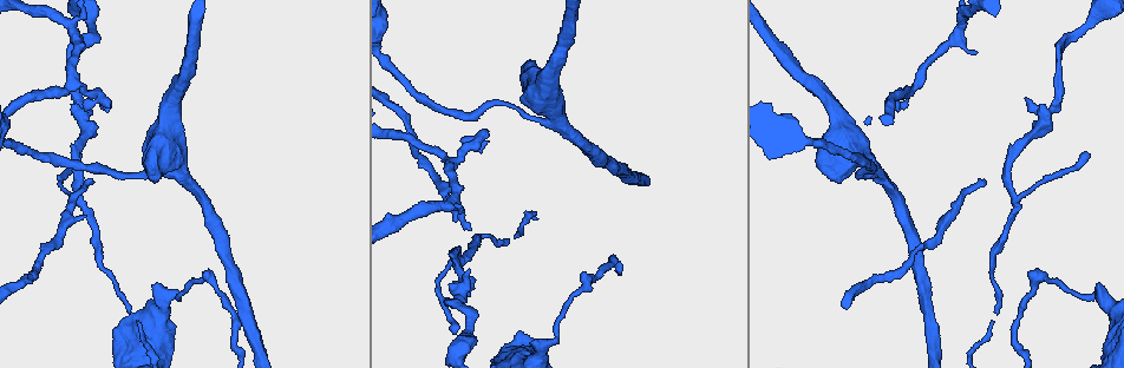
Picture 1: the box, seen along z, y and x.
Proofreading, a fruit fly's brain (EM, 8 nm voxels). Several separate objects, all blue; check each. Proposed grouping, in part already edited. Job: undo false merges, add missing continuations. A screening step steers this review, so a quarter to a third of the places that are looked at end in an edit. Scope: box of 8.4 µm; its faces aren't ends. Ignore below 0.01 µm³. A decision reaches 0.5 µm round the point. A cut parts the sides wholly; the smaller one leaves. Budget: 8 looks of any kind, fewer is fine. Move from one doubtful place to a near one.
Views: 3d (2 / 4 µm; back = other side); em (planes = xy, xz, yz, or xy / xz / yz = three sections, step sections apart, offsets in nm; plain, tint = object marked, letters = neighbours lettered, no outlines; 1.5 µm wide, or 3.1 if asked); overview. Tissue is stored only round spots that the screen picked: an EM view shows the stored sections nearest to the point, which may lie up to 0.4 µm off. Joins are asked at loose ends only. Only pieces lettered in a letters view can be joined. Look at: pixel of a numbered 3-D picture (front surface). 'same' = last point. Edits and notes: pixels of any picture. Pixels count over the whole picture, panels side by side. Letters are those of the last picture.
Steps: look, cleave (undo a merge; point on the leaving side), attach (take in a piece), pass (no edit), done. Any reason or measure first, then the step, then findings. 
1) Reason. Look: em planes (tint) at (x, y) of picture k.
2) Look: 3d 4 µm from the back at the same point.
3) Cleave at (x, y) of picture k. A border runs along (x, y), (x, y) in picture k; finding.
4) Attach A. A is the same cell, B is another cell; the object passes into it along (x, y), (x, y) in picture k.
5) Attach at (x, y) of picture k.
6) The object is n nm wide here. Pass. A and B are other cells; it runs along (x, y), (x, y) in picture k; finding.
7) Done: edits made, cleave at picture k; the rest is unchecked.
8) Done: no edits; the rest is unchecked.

Thin neck. Look: 3d 4 µm at (132, 178) of picture 1.

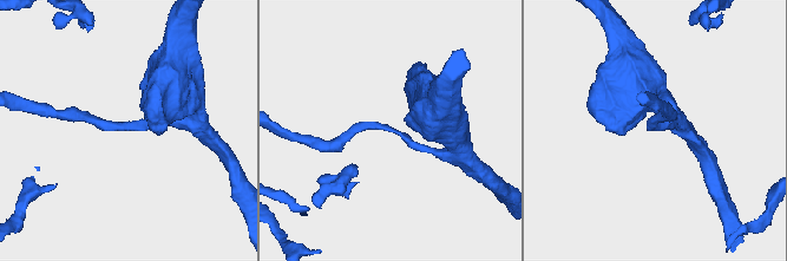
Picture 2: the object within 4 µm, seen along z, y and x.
Look: em xy step 8 (tint) at (657, 126) of picture 2.

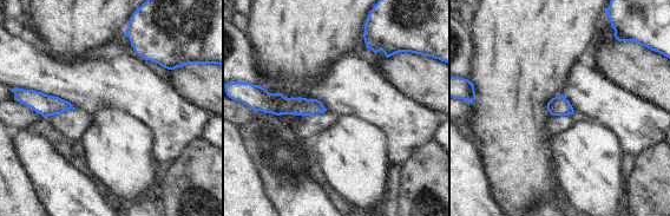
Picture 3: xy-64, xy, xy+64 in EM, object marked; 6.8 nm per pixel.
Look: em planes (letters) at the same point.

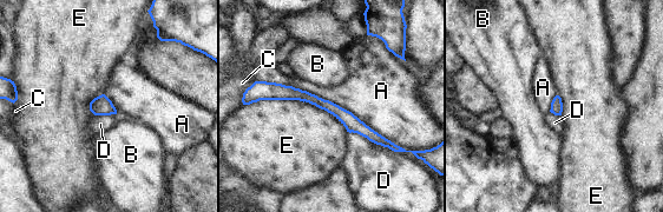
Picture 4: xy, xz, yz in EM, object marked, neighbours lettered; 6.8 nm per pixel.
Pass. A, B, C, D and E are other cells; one cell here.

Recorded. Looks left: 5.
An open end. Look: em planes (letters) at (1086, 151) of picture 1.

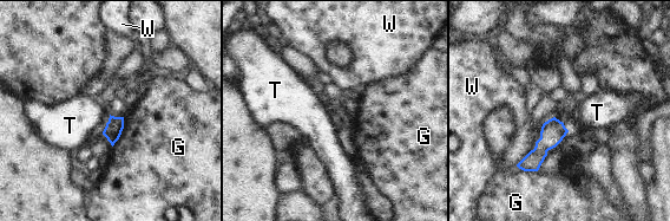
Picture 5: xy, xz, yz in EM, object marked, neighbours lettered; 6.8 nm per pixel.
The longest contact is with G, 220 nm. Pass. G, T and W are other cells; a border runs along (110, 115), (102, 132) in picture 5; none of them fits.

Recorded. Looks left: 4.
Branch point. Look: 3d 4 µm at (918, 83) of picture 1.

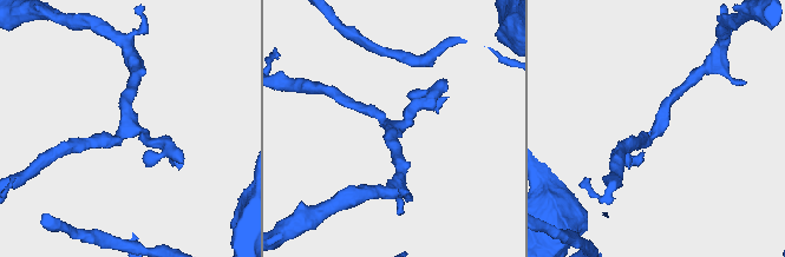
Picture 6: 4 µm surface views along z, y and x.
3 arms meet here; the arms are 180, 190, 220 nm wide. Look: em planes (letters) at (126, 126) of picture 6.

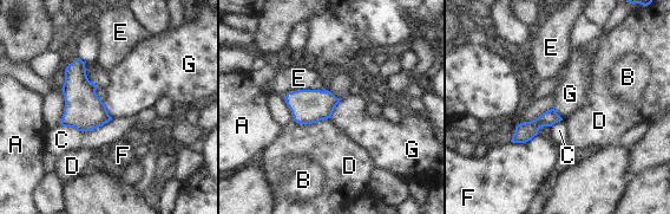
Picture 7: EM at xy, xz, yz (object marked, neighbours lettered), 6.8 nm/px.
The object is 240 nm wide here. Pass. A, B, C, D, E, F and G are other cells; a border runs along (329, 117), (311, 123), (293, 121) in picture 7; continuous, no second cell.

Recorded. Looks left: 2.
Done: no edits; the rest is unchecked.

